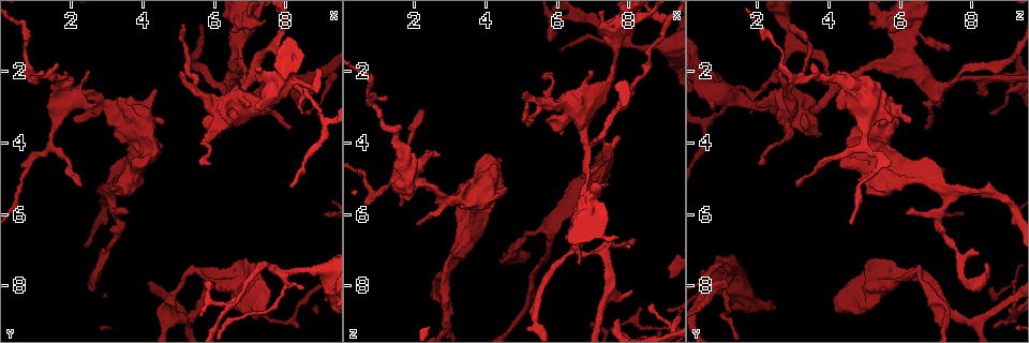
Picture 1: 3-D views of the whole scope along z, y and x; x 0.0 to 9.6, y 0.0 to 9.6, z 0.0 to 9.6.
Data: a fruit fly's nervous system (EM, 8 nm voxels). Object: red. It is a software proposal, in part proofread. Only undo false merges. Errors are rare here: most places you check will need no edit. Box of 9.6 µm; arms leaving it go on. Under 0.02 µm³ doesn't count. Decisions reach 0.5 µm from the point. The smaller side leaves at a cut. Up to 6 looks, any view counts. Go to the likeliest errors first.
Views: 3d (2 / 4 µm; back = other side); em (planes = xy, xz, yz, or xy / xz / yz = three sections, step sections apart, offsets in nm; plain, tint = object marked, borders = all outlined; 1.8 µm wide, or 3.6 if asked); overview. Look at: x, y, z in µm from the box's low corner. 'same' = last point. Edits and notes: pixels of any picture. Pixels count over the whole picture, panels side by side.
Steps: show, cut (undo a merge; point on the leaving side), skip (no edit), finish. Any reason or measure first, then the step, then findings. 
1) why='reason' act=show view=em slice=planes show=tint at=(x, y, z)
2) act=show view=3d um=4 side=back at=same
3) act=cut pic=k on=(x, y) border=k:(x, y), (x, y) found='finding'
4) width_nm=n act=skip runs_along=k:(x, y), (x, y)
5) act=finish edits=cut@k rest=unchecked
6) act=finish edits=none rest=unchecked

why='sudden change in width' act=show view=3d um=4 at=(1.60, 2.25, 4.30)

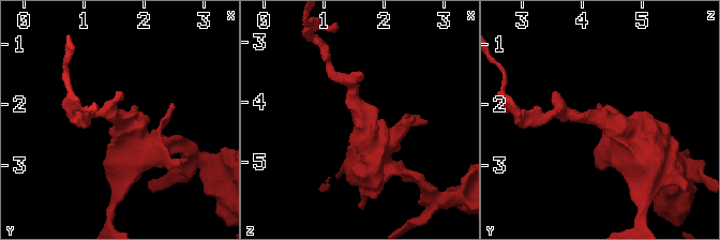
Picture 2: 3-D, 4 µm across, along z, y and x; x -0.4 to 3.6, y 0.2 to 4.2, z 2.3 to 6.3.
arm_widths_nm=190,460 why='need the tissue' act=show view=em slice=xz step=4 show=tint at=(1.65, 2.25, 4.30)

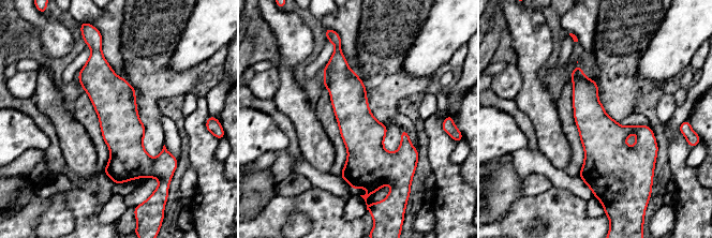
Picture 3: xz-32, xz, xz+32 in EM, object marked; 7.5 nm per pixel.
why='cut it another way' act=show view=em slice=yz step=8 show=borders at=same

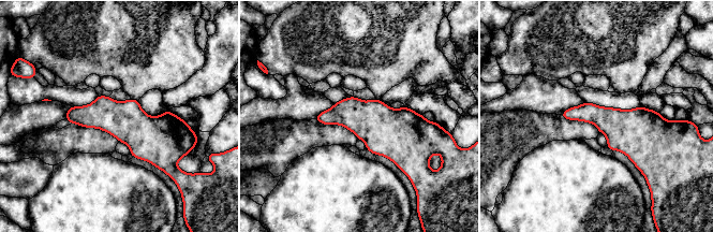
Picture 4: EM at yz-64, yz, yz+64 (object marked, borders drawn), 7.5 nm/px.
act=skip found='all the same neuron'

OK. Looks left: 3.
why='thick turns thin' act=show view=3d um=2 at=(2.90, 2.85, 5.65)

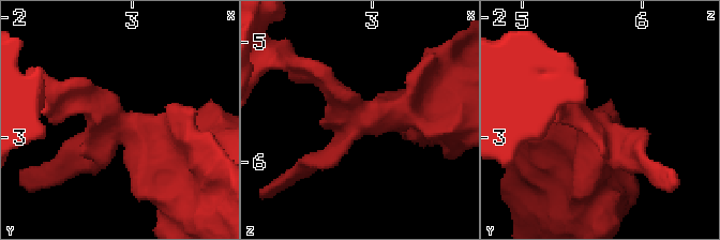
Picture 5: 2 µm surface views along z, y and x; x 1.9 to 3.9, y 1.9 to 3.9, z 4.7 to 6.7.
act=show view=em slice=xz step=16 show=borders at=(2.94, 2.90, 5.64)

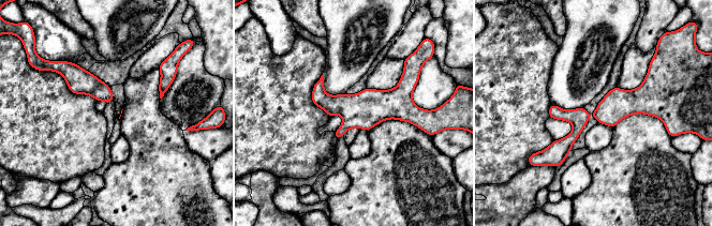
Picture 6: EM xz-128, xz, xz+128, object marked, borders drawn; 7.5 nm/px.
width_nm=40 act=skip runs_along=6:(656, 106), (588, 116), (547, 151) found='one neuron here'

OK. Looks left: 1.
act=finish edits=none rest=unchecked

